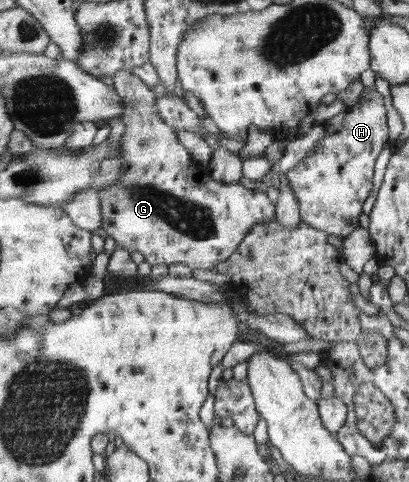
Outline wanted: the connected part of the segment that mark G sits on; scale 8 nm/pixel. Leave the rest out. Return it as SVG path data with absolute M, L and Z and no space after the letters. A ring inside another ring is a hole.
M127 70L114 75L113 84L123 97L126 110L122 122L126 125L121 136L121 150L125 158L124 177L118 184L102 188L99 192L103 210L103 230L115 244L127 250L140 252L150 265L184 263L203 270L214 269L227 260L241 245L254 225L267 224L276 218L276 205L267 190L247 190L239 183L226 184L212 178L206 164L193 160L191 152L179 142L180 134L157 114L157 96L139 77Z

